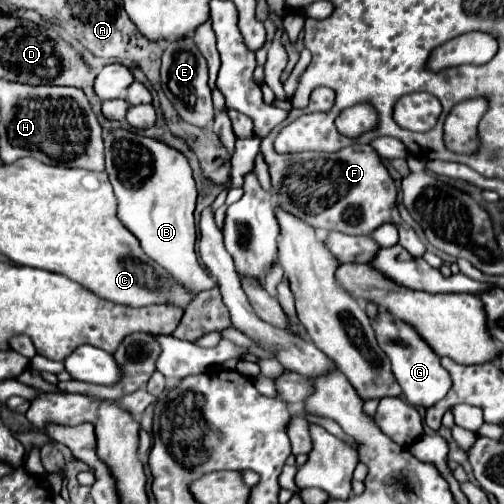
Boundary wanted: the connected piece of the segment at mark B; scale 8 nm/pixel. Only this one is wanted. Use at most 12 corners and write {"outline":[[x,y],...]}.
{"outline":[[104,132],[118,218],[186,288],[196,256],[196,184],[182,152]]}

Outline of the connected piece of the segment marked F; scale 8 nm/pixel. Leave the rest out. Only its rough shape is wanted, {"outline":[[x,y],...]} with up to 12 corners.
{"outline":[[260,150],[280,206],[314,228],[372,234],[394,222],[412,256],[426,246],[402,220],[378,152]]}

